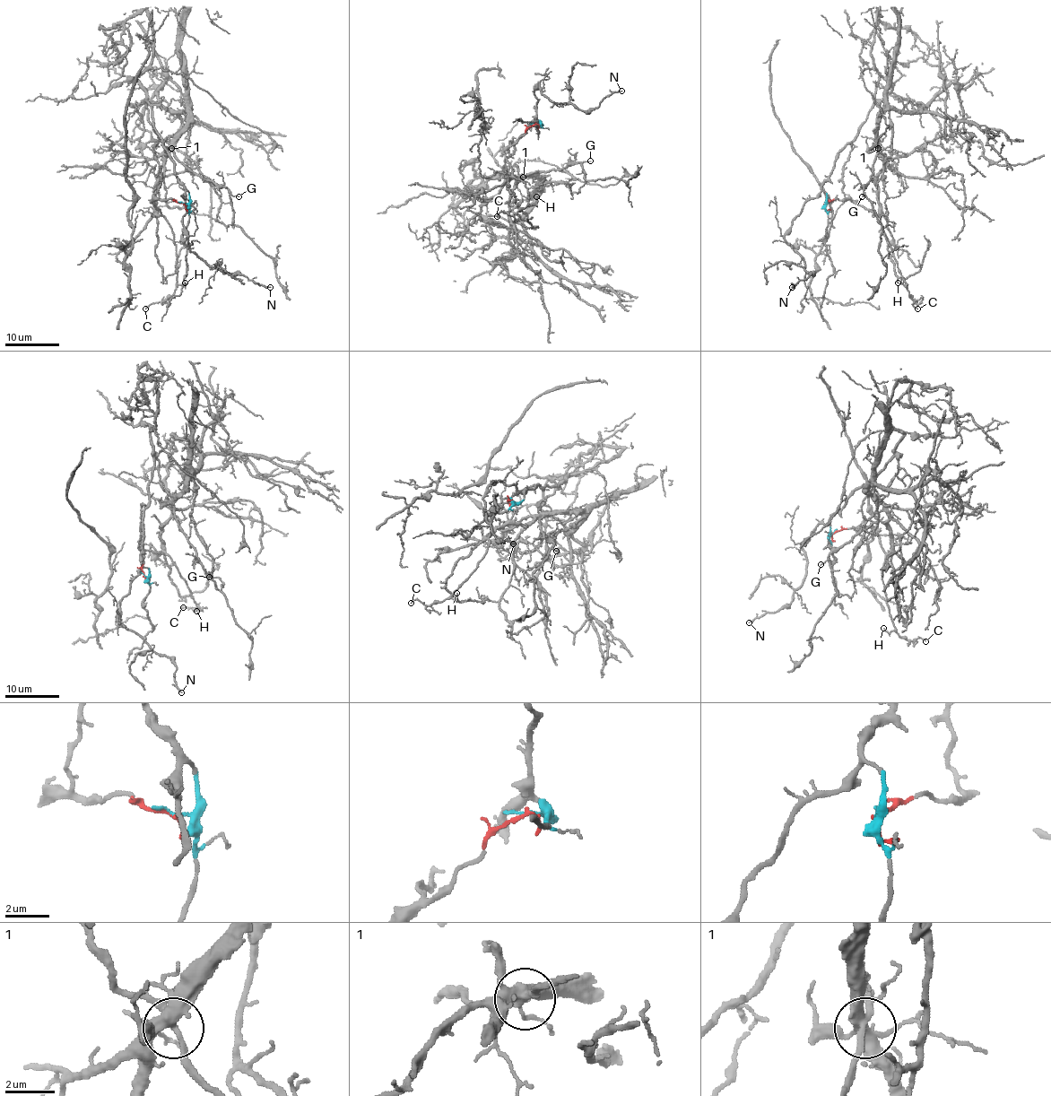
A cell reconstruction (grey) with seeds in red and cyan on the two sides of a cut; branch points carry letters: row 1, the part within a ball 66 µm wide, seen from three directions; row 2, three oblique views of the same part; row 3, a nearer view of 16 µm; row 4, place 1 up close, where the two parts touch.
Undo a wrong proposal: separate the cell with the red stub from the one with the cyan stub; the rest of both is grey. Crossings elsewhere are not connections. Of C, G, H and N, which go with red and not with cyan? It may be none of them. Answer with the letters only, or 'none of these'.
C, H

